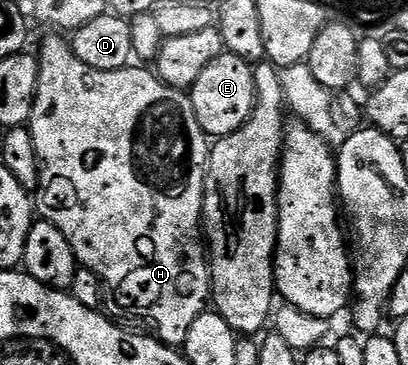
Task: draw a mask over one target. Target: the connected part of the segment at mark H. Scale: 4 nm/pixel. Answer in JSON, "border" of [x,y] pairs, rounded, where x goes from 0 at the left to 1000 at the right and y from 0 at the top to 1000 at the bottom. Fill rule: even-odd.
{"border":[[[127,88],[120,96],[108,129],[93,137],[98,195],[74,337],[83,405],[98,441],[98,515],[83,542],[86,573],[105,605],[132,614],[132,625],[142,625],[142,636],[152,636],[152,647],[172,658],[172,679],[181,679],[186,715],[203,737],[228,740],[262,792],[267,784],[270,792],[287,795],[309,825],[326,827],[338,847],[355,849],[373,868],[385,904],[380,912],[395,937],[424,953],[449,951],[466,888],[505,849],[520,803],[520,742],[505,693],[505,663],[495,649],[500,507],[510,479],[515,381],[485,340],[485,318],[475,318],[468,266],[453,249],[409,236],[370,189],[346,186],[333,175],[316,175],[279,197],[221,186],[221,175],[201,175],[201,164],[181,153],[174,123],[159,107],[154,115],[145,90]]]}

